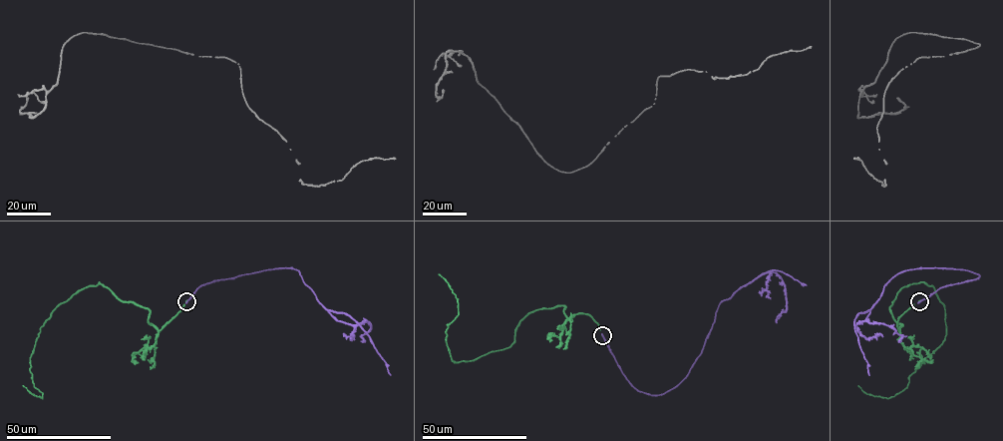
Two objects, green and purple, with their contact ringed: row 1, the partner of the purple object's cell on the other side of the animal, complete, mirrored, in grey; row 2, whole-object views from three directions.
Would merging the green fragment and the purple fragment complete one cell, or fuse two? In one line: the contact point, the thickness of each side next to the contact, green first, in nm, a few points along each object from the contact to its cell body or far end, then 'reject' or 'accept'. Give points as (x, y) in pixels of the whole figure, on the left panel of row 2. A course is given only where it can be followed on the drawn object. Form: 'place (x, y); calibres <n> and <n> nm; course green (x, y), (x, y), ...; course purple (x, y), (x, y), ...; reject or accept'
place (186, 301); calibres 400 and 360 nm; course green (186, 301), (159, 329), (147, 308), (99, 282), (78, 290), (40, 328), (30, 357), (42, 398), (23, 385); course purple (186, 301), (199, 286), (217, 280), (292, 268), (338, 320), (370, 324), (361, 341); reject

